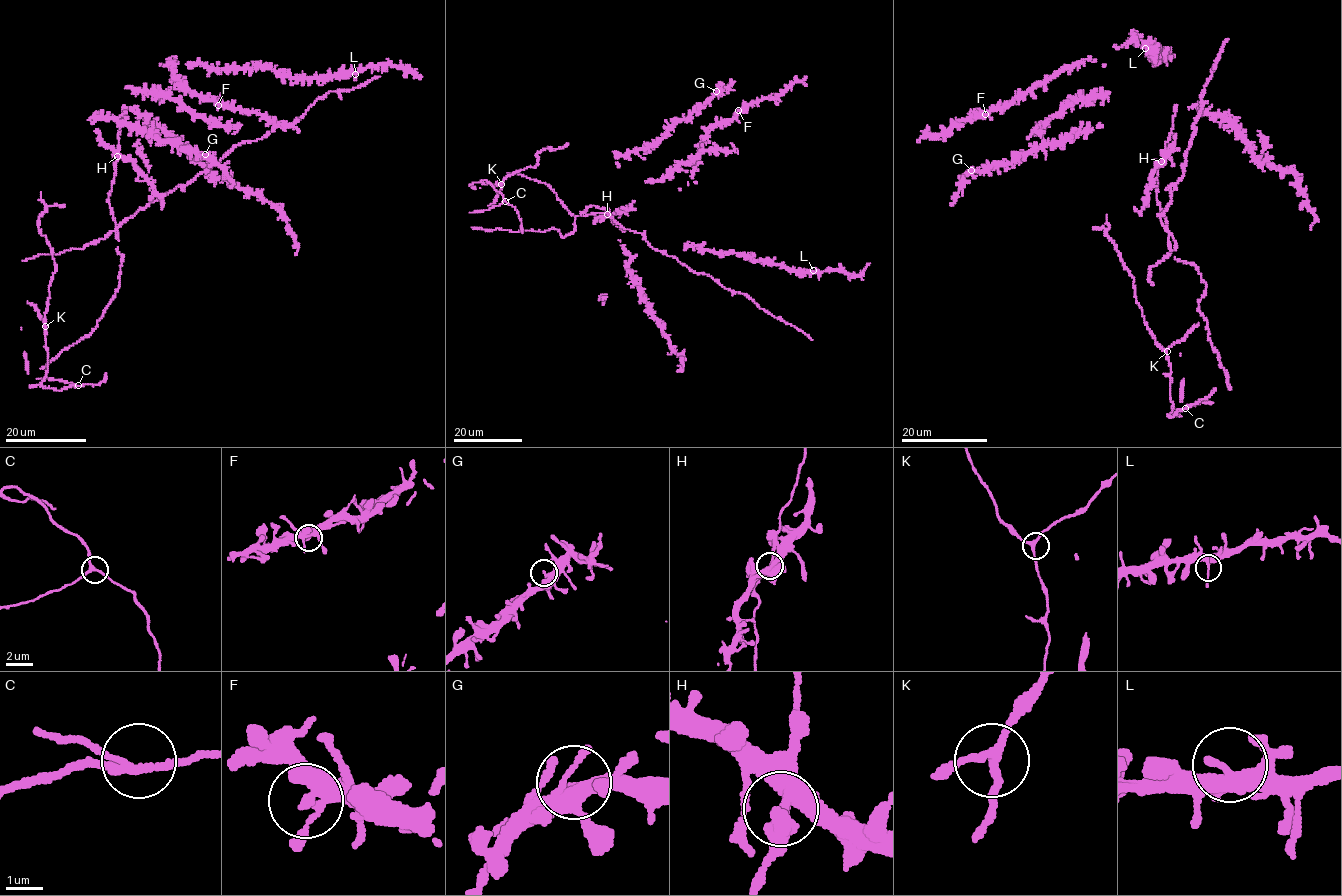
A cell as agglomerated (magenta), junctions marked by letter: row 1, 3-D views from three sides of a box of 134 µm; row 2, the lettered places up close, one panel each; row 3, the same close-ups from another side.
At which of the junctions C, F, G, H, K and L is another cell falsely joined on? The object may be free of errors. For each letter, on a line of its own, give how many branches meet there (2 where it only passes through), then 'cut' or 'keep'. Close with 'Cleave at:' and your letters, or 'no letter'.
C: 3 branches meet; keep
F: 3 branches meet; keep
G: 3 branches meet; keep
H: 3 branches meet; keep
K: 3 branches meet; keep
L: 2 branches meet; keep
Cleave at: no letter

